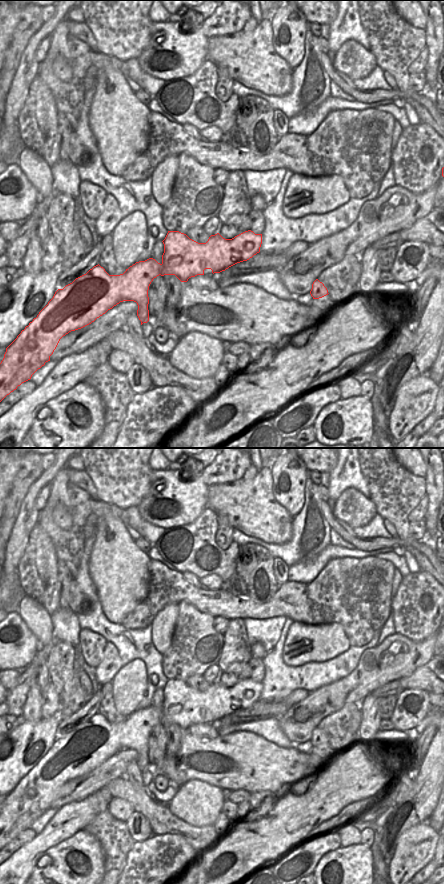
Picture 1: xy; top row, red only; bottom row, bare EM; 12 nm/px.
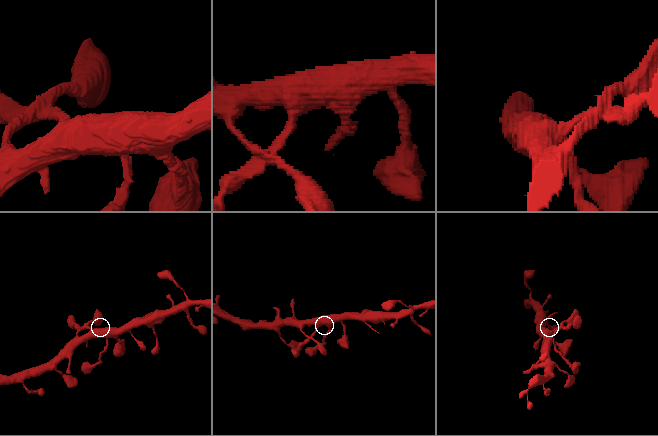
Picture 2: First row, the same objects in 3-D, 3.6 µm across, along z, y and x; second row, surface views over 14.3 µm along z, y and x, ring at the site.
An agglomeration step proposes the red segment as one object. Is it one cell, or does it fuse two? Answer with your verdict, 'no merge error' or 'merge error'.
no merge error

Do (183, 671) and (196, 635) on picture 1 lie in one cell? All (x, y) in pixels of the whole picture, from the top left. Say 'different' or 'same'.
same

